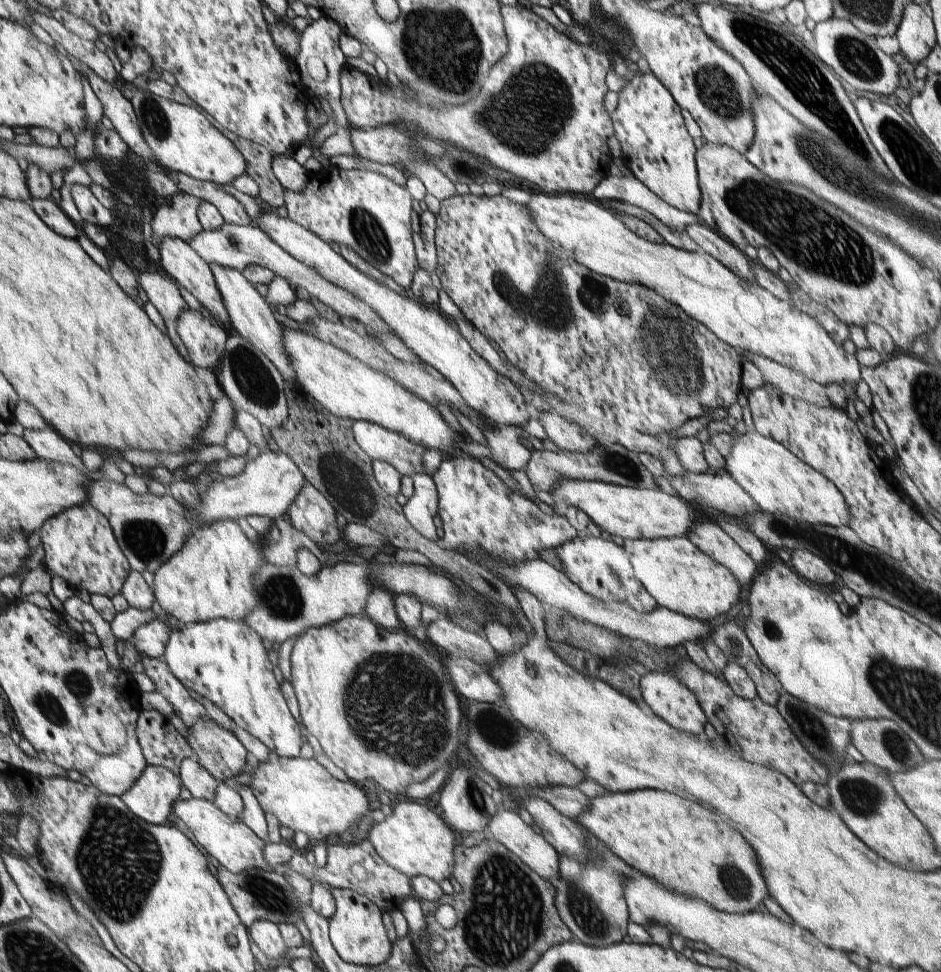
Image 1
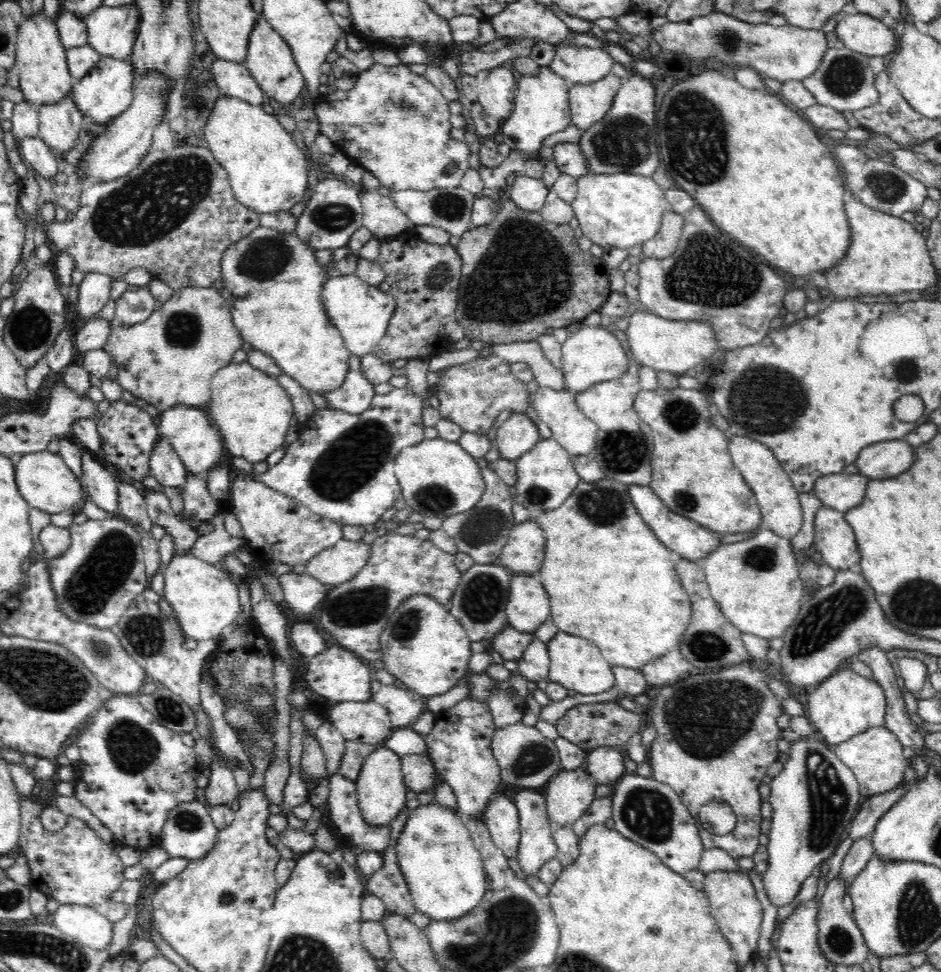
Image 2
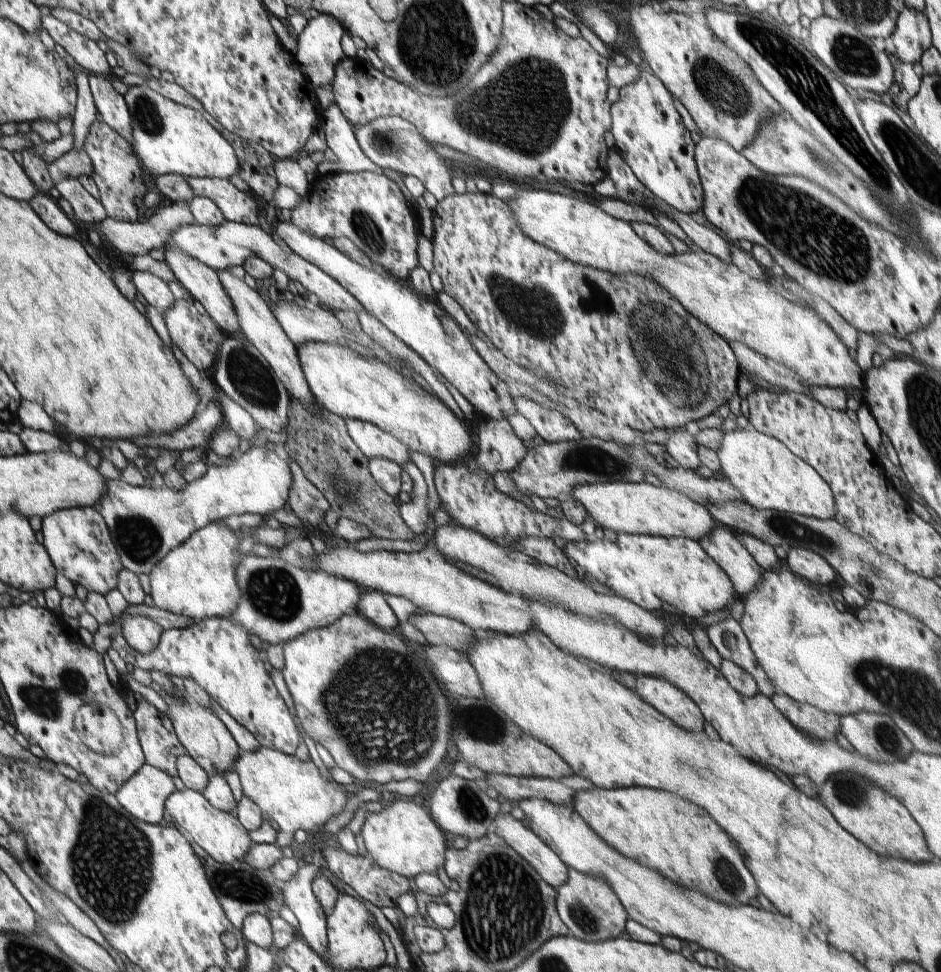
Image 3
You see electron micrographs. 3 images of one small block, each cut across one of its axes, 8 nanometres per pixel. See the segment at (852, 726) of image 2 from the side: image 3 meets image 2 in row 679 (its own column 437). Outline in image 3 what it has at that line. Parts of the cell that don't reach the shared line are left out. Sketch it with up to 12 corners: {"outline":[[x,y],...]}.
{"outline":[[411,798],[367,814],[379,868],[413,880],[445,862],[441,830]]}

